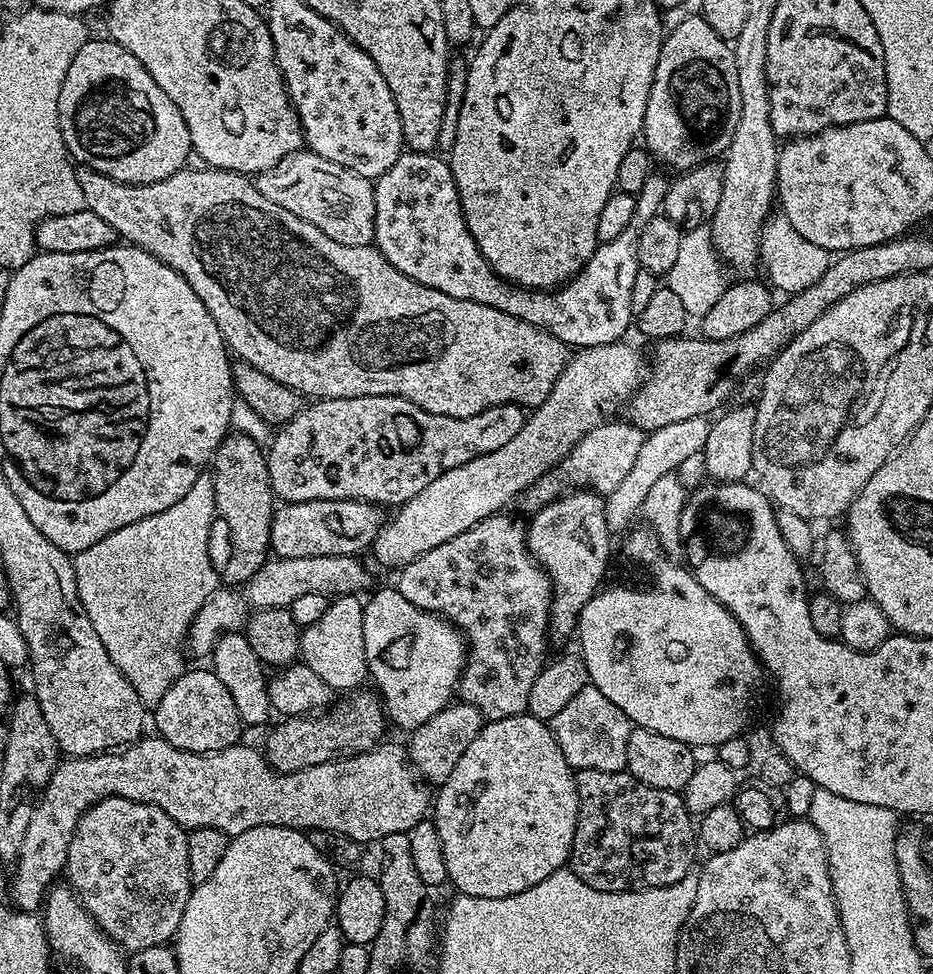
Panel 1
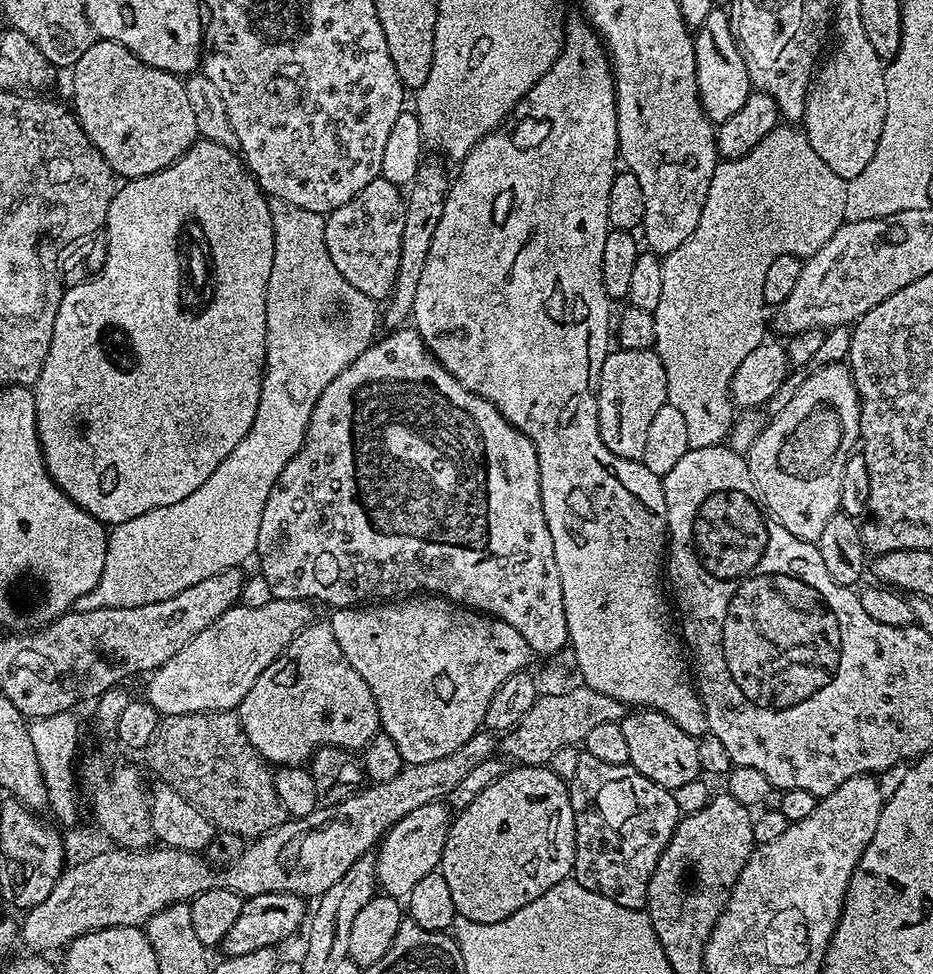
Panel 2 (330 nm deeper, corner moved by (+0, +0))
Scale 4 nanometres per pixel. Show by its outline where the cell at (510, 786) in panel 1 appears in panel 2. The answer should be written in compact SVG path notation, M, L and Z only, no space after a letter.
M512 766L509 772L501 774L497 780L492 780L464 809L455 813L452 825L446 838L446 846L442 850L440 867L438 871L446 878L446 883L450 886L450 895L454 897L454 906L457 916L465 916L479 924L493 924L502 922L502 918L510 918L522 906L534 902L534 898L542 898L550 886L558 886L558 882L569 879L573 875L572 867L576 857L576 823L574 822L574 810L570 802L567 783L553 769L548 766Z

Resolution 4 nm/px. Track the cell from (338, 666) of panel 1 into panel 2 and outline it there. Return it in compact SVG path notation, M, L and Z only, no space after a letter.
M313 622L292 639L283 656L258 674L238 713L254 750L272 766L303 765L318 748L363 750L381 731L374 694L346 662L328 622Z

